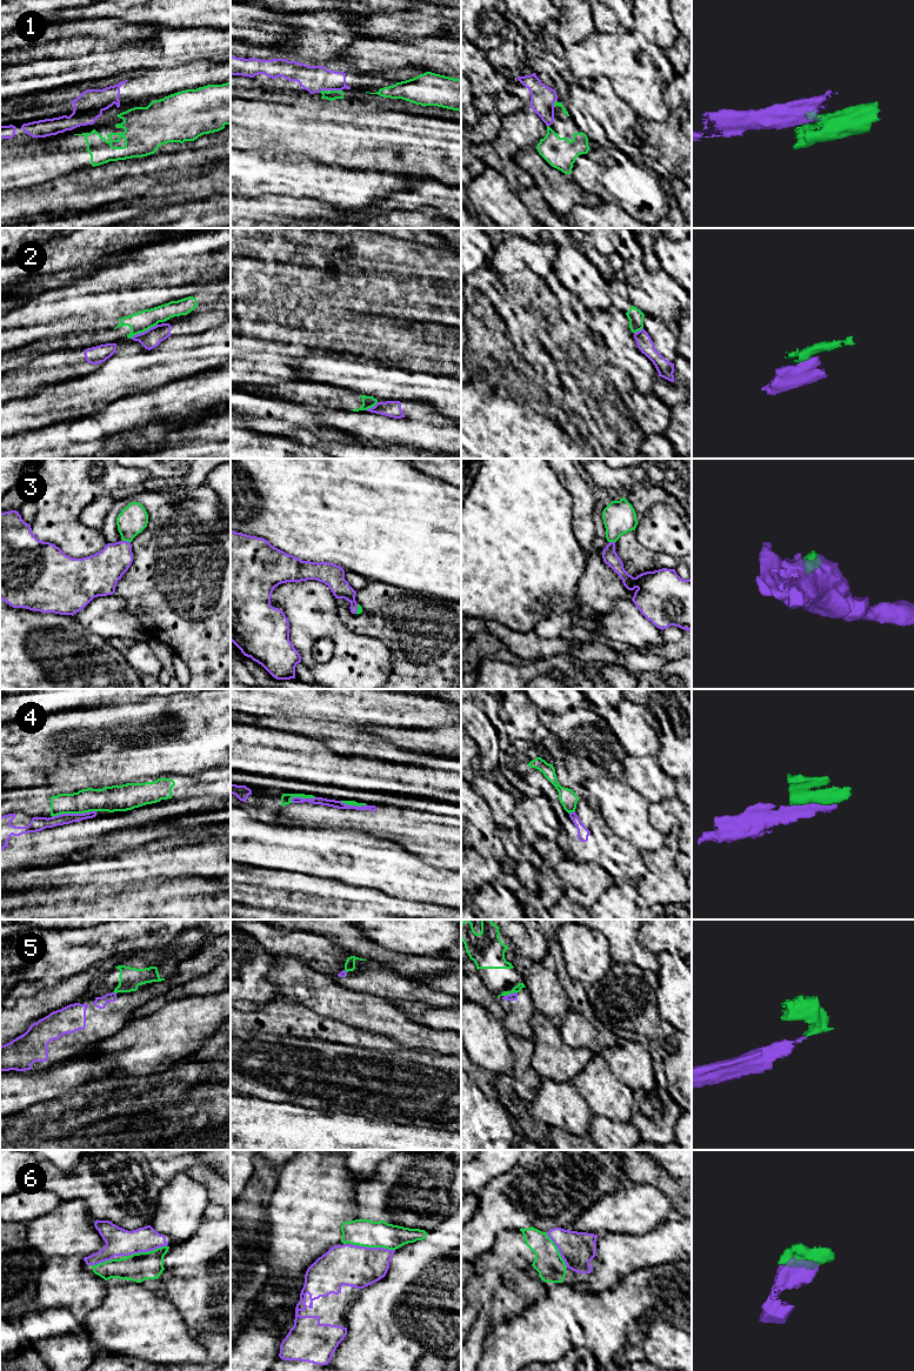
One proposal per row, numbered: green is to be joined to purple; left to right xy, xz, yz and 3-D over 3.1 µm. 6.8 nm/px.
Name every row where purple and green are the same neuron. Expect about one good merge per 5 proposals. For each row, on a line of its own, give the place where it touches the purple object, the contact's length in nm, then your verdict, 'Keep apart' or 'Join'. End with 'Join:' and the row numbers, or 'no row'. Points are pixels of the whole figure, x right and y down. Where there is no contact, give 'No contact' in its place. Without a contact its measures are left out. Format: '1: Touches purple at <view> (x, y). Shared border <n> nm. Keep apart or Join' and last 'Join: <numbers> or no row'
1: Touches purple at xz (335, 89). Shared border 90 nm. Keep apart
2: Touches purple at xy (144, 332). Shared border 220 nm. Keep apart
3: Touches purple at xy (126, 541). Shared border 60 nm. Join
4: Touches purple at xy (73, 814). Shared border 300 nm. Keep apart
5: Touches purple at yz (511, 994). Shared border 90 nm. Keep apart
6: Touches purple at xy (145, 1251). Shared border 300 nm. Join
Join: 3, 6

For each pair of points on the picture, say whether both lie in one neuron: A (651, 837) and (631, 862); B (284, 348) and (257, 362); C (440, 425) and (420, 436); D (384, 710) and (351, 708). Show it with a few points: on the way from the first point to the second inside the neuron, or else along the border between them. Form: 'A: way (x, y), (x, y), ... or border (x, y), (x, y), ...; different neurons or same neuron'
A: border (616, 834), (640, 851); different neurons
B: border (259, 350), (274, 353); different neurons
C: way (435, 429), (428, 436), (425, 436); same neuron
D: way (375, 708), (359, 708); same neuron

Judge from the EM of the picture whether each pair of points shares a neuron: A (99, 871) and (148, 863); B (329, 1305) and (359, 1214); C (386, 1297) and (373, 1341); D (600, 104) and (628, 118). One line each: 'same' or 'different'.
A: same
B: same
C: same
D: same

